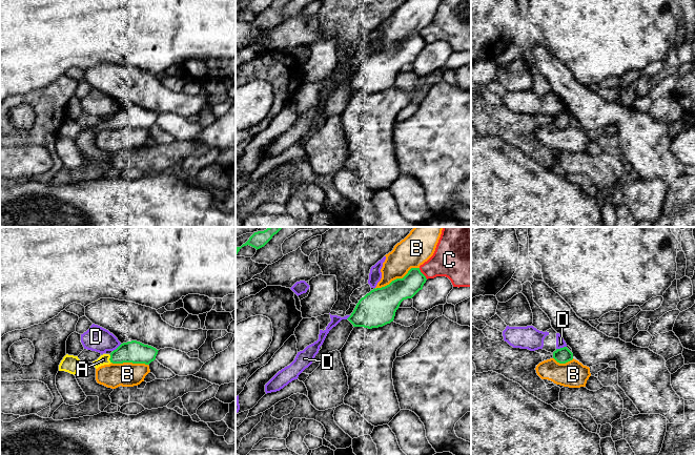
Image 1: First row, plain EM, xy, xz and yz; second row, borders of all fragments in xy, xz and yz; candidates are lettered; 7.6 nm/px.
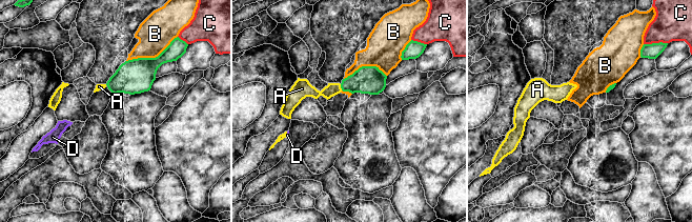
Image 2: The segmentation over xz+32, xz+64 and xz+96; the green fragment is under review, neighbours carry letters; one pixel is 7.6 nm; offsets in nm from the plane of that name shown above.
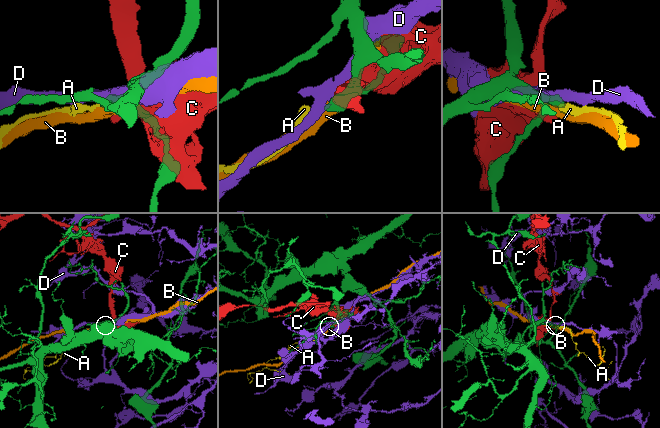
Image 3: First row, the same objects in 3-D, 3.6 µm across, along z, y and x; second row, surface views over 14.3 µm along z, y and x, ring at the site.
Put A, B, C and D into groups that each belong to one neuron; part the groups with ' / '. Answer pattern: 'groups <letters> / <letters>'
groups A / B / C / D

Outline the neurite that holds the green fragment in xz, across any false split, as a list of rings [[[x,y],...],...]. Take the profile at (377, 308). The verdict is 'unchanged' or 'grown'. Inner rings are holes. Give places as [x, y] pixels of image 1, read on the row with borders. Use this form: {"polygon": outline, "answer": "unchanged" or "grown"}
{"polygon": [[[411,268],[403,278],[396,278],[382,288],[374,288],[356,304],[347,318],[353,327],[368,329],[383,327],[393,322],[404,299],[412,298],[426,283],[420,268]]], "answer": "unchanged"}

